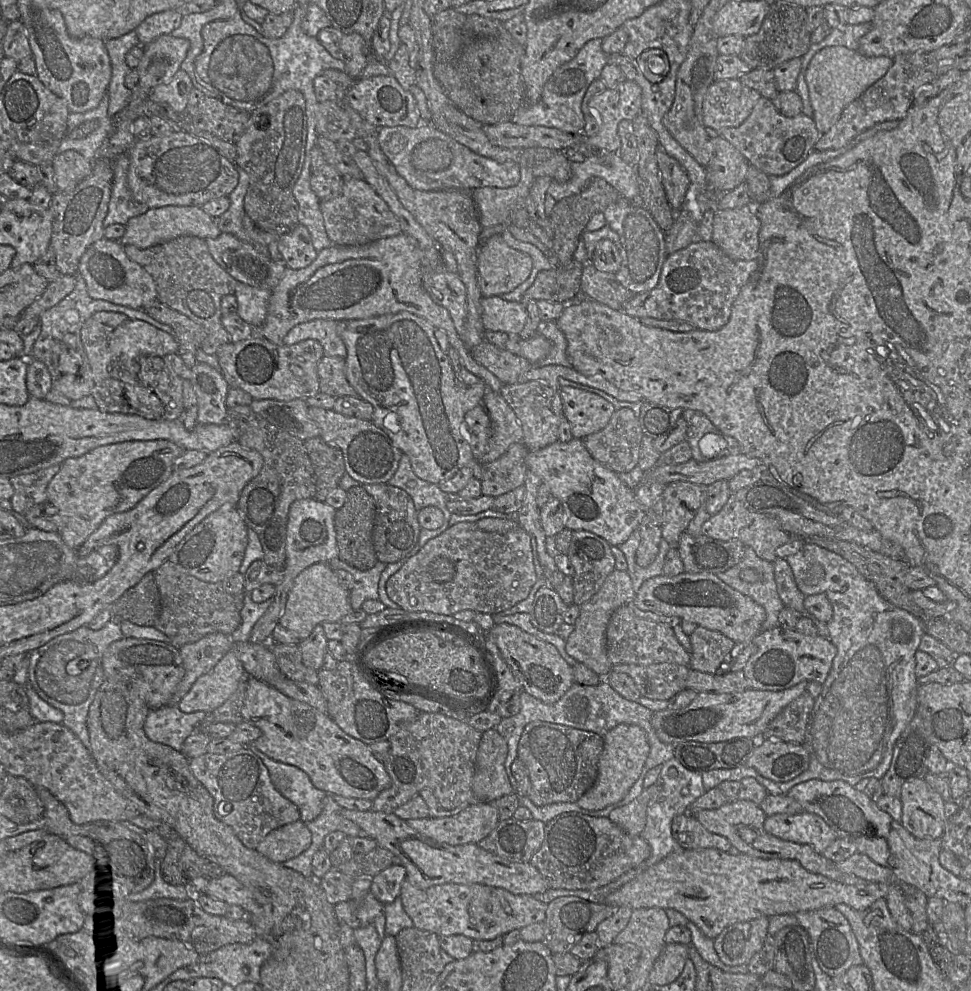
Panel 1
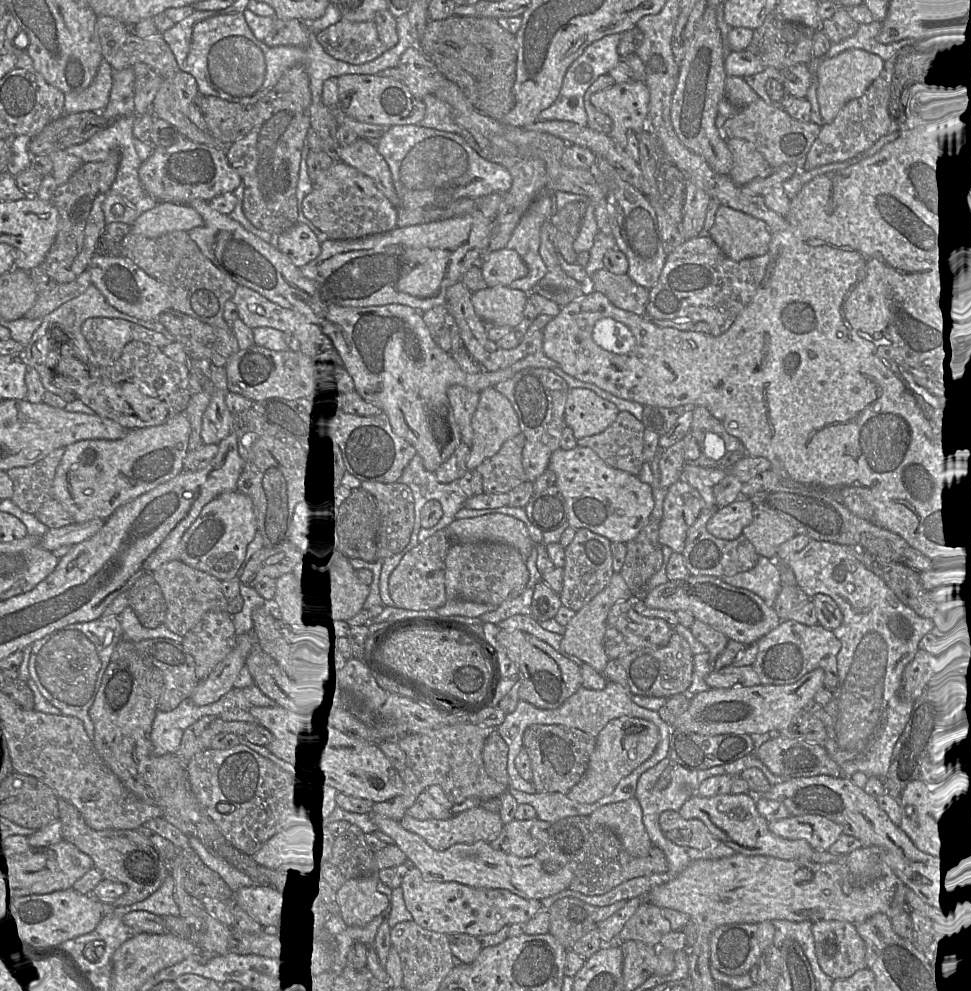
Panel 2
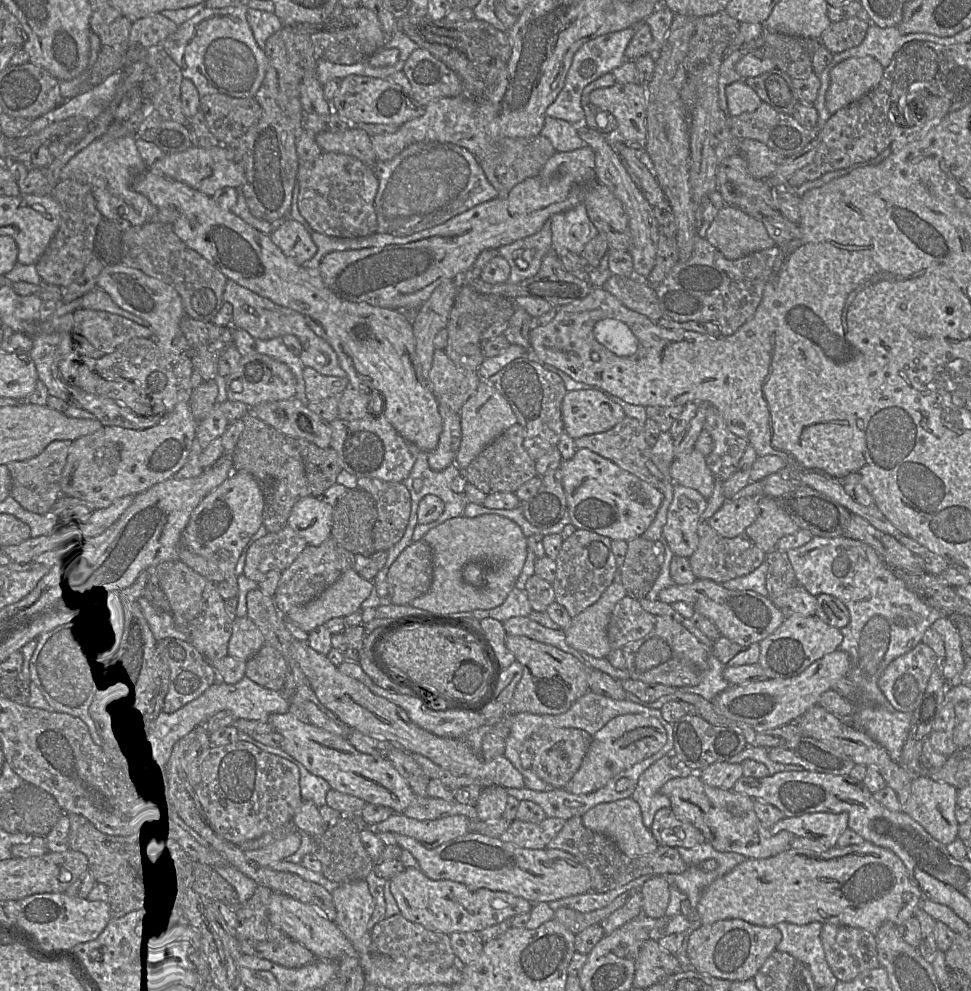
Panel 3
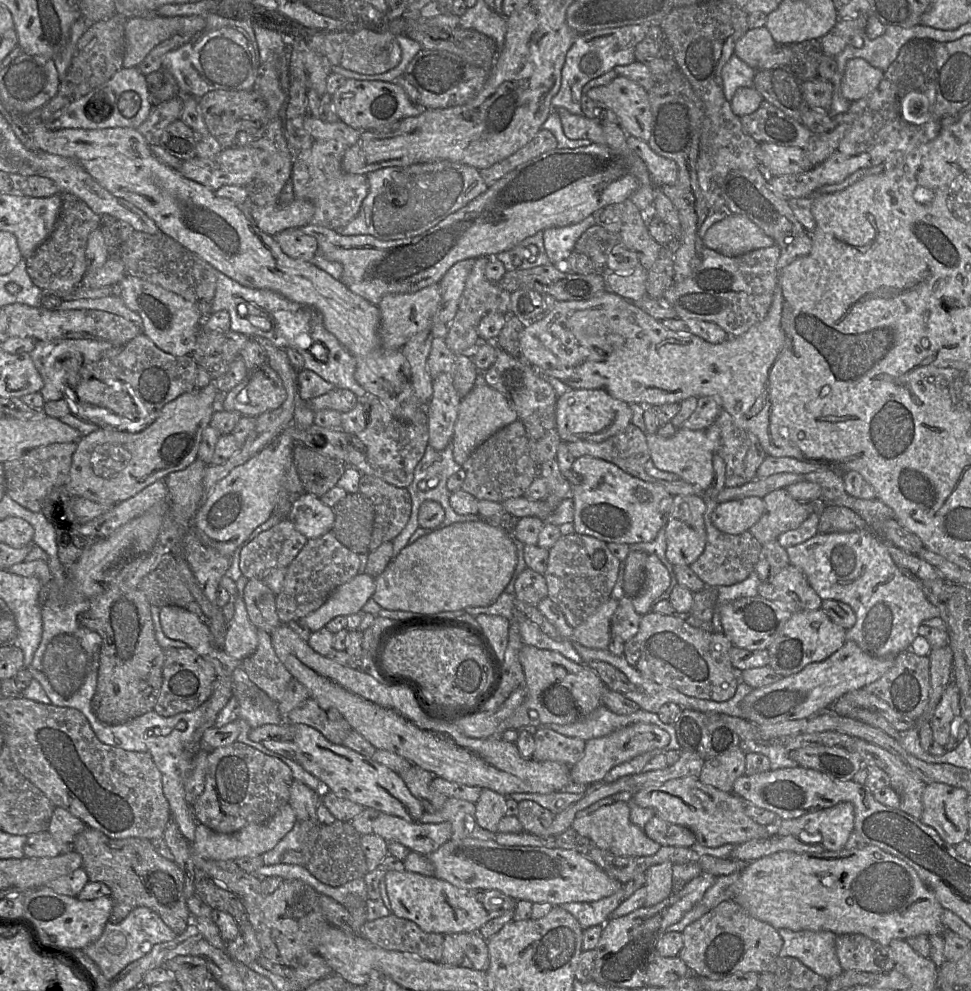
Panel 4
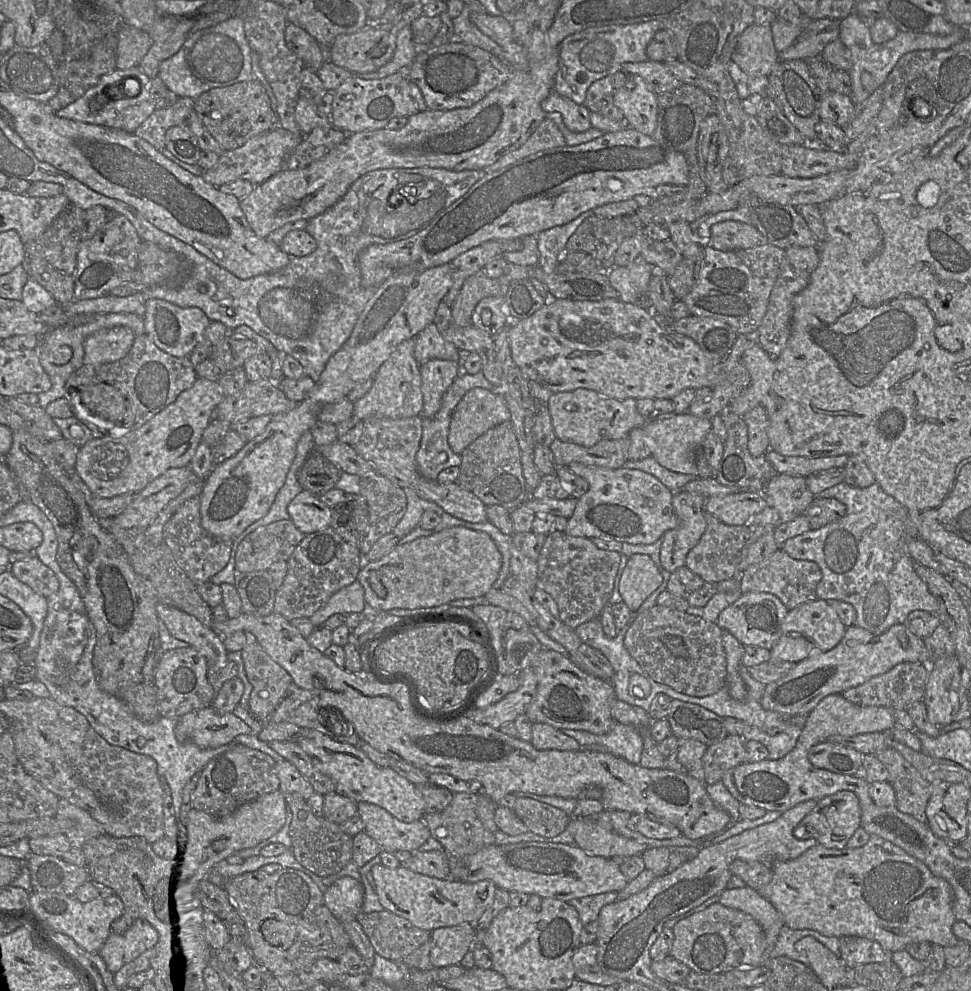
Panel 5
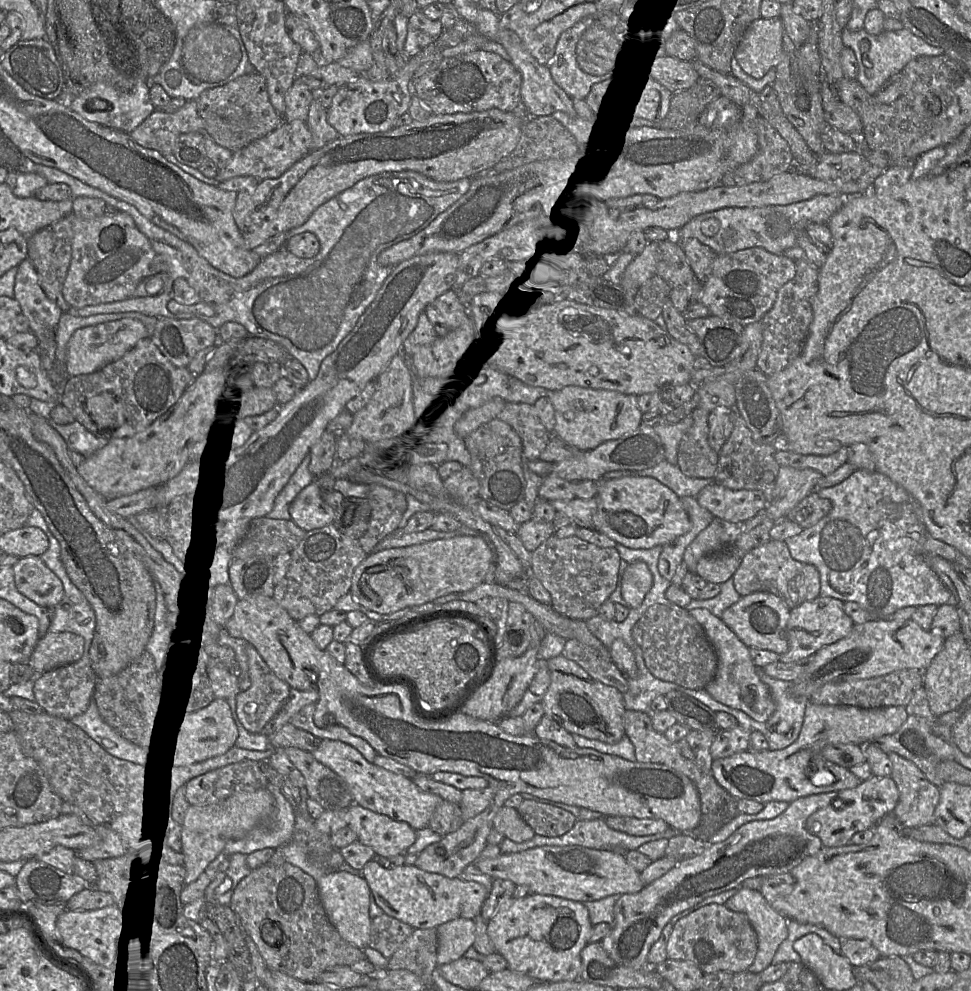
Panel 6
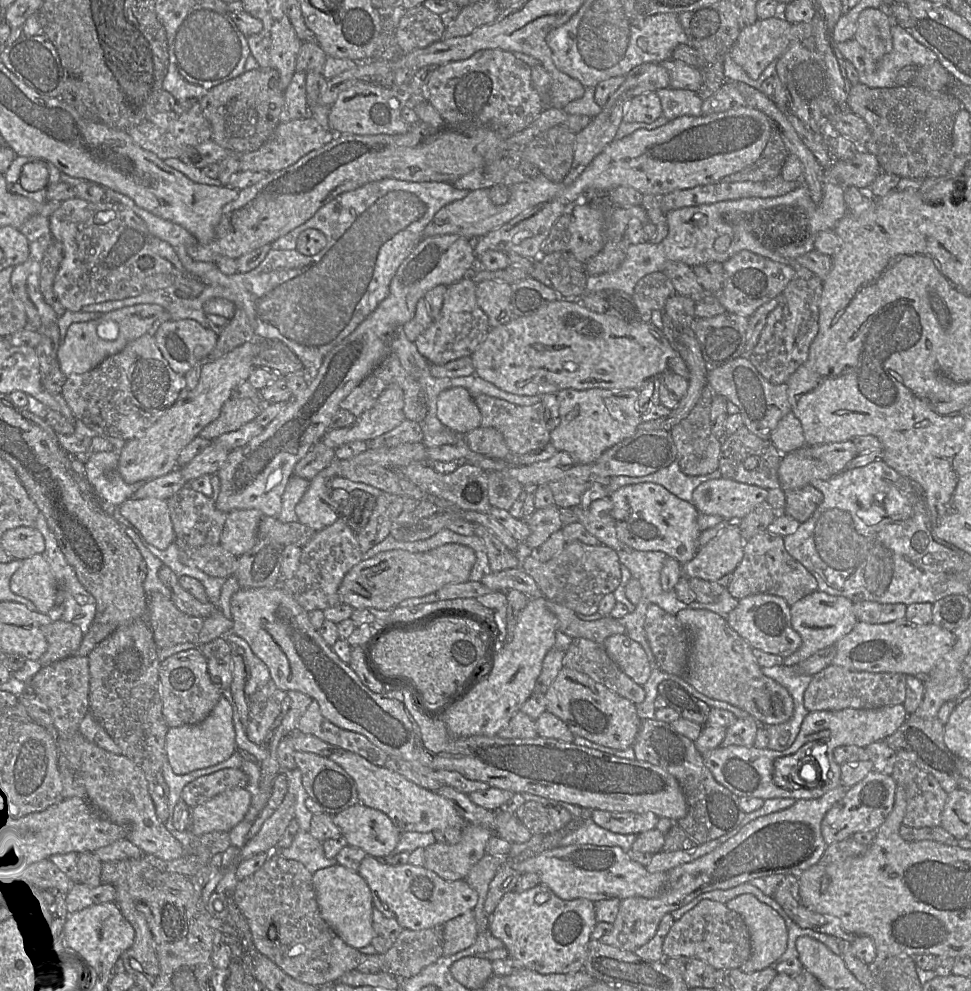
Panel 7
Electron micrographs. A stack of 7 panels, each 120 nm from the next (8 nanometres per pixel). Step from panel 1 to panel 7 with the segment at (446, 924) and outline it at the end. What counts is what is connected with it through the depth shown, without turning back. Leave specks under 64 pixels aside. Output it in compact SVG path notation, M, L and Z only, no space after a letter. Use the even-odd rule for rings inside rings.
M367 855L358 873L371 890L374 907L385 917L396 920L403 929L420 930L444 925L450 919L474 910L478 901L478 893L466 879L446 880L425 866L392 865Z

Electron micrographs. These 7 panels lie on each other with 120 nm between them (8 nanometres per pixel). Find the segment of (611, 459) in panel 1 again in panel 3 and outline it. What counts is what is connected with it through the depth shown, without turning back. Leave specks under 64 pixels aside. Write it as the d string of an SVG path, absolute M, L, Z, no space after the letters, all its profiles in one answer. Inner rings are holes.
M626 416L622 421L606 432L585 435L574 439L574 445L576 449L587 448L611 460L623 470L630 472L657 489L661 489L661 485L663 485L663 480L656 478L646 468L646 461L651 457L652 447L646 442L644 425L640 424L634 418Z

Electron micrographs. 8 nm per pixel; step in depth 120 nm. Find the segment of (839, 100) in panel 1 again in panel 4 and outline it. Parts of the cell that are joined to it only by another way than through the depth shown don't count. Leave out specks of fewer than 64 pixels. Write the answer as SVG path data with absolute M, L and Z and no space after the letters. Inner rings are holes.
M851 59L844 70L841 93L850 102L860 100L879 86L883 75L884 71L873 67L865 59Z

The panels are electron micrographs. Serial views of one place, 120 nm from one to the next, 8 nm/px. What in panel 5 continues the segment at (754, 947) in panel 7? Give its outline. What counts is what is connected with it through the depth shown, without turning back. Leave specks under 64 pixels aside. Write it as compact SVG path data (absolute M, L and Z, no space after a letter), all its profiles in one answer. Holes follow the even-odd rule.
M749 886L743 888L725 889L720 894L720 904L725 907L740 910L752 916L761 926L765 935L765 950L763 965L770 958L781 928L785 925L782 915L770 901L762 897Z

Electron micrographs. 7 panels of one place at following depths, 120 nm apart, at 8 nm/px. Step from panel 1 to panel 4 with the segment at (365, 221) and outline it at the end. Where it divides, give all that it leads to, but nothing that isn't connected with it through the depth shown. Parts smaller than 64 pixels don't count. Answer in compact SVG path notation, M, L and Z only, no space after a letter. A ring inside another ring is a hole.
M334 139L315 140L310 148L295 152L291 175L295 198L310 201L314 205L315 212L311 224L335 232L357 216L369 191L365 174L347 173L342 168L344 153L350 146Z

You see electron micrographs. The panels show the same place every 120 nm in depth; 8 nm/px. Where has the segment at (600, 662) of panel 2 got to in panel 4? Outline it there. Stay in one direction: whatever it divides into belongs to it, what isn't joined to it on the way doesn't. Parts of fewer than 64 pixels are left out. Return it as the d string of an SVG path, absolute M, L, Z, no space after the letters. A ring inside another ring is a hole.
M610 597L601 604L580 625L574 628L571 642L598 650L608 649L611 639L611 618L618 605L618 601Z

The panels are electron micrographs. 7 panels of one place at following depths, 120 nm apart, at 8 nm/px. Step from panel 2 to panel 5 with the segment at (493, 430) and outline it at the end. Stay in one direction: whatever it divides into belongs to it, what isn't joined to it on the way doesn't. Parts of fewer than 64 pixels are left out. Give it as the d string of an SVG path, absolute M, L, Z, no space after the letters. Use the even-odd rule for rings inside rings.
M481 387L473 388L455 408L448 435L449 446L454 453L461 455L479 436L510 421L510 418L510 411L502 394Z

